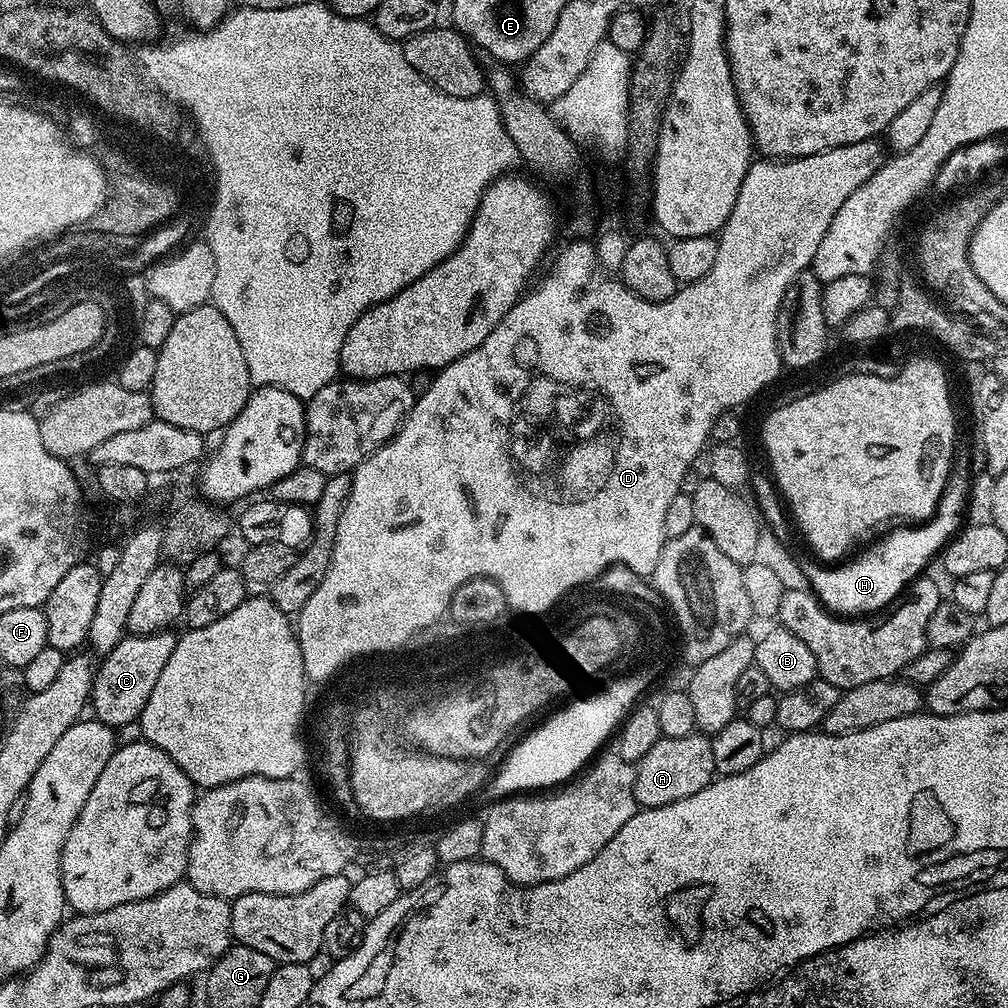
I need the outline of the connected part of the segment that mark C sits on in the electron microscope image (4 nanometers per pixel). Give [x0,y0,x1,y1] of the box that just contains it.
[90,630,178,730]

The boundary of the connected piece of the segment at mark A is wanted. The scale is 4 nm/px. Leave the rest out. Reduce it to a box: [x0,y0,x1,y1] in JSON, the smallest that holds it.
[634,734,715,808]

